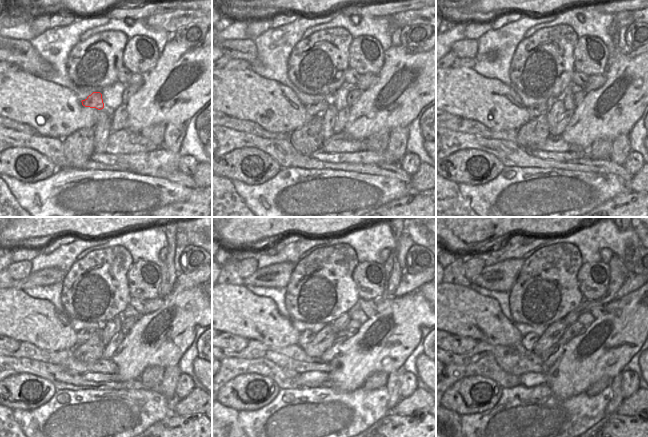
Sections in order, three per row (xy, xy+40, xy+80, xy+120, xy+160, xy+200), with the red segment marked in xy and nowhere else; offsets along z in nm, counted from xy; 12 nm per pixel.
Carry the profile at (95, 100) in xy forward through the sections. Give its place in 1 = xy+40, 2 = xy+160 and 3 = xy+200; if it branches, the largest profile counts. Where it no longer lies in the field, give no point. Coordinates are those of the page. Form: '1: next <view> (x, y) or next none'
1: next xy+40 (316, 108)
2: next xy+160 (306, 337)
3: next xy+200 (528, 341)

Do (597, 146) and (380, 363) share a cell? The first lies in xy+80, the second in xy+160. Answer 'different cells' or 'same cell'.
different cells

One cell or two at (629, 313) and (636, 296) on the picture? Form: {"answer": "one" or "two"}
{"answer": "two"}

